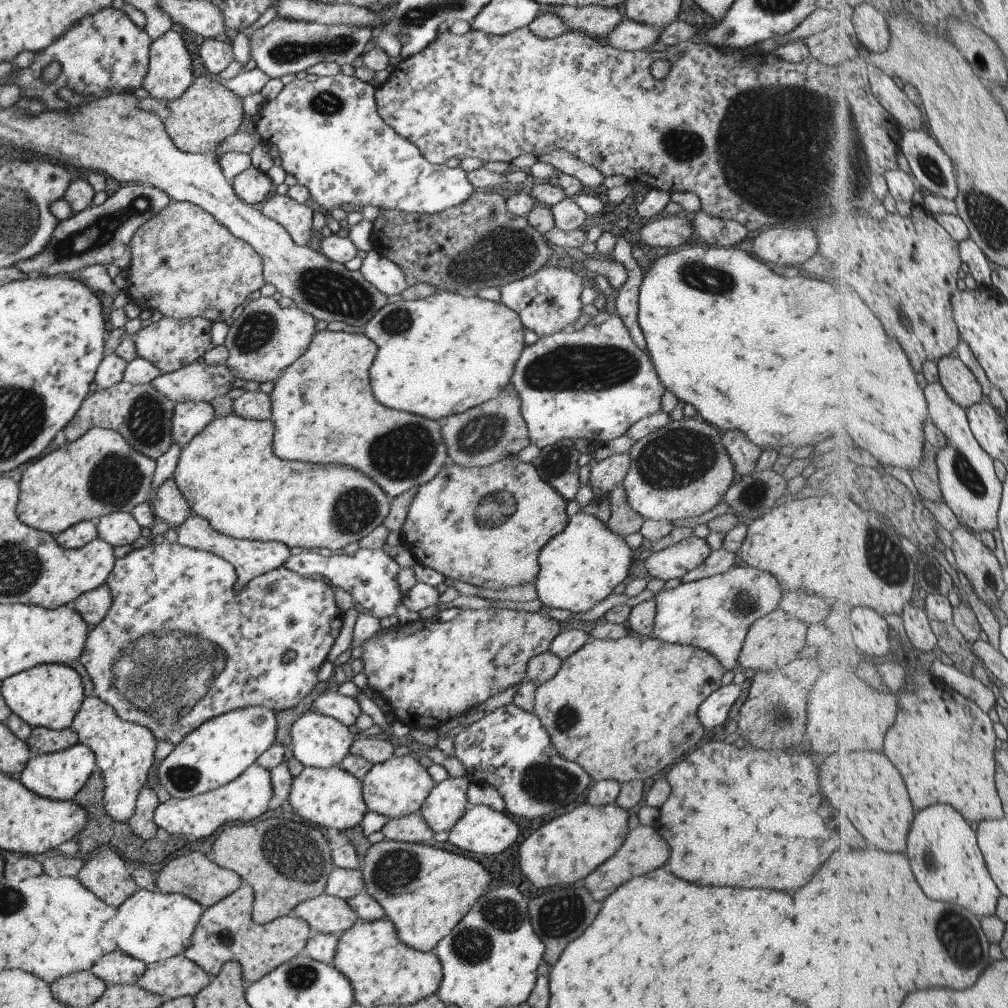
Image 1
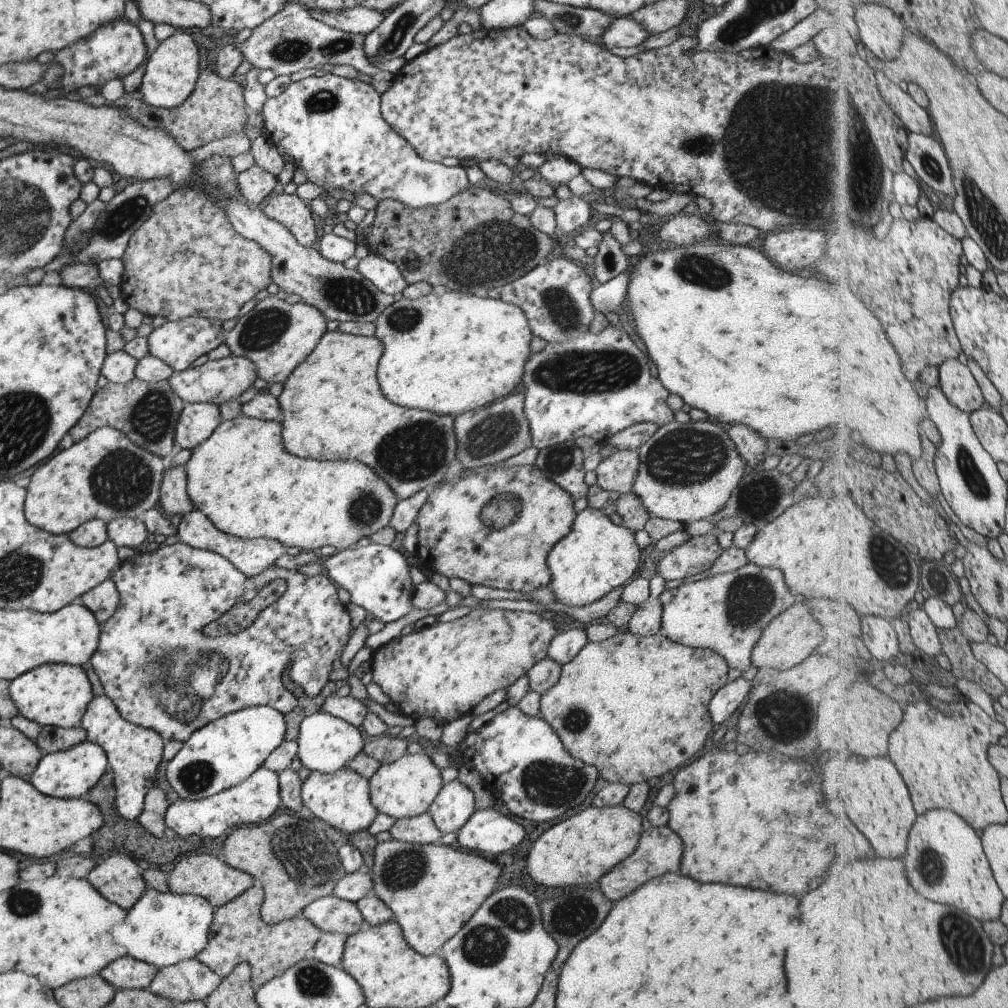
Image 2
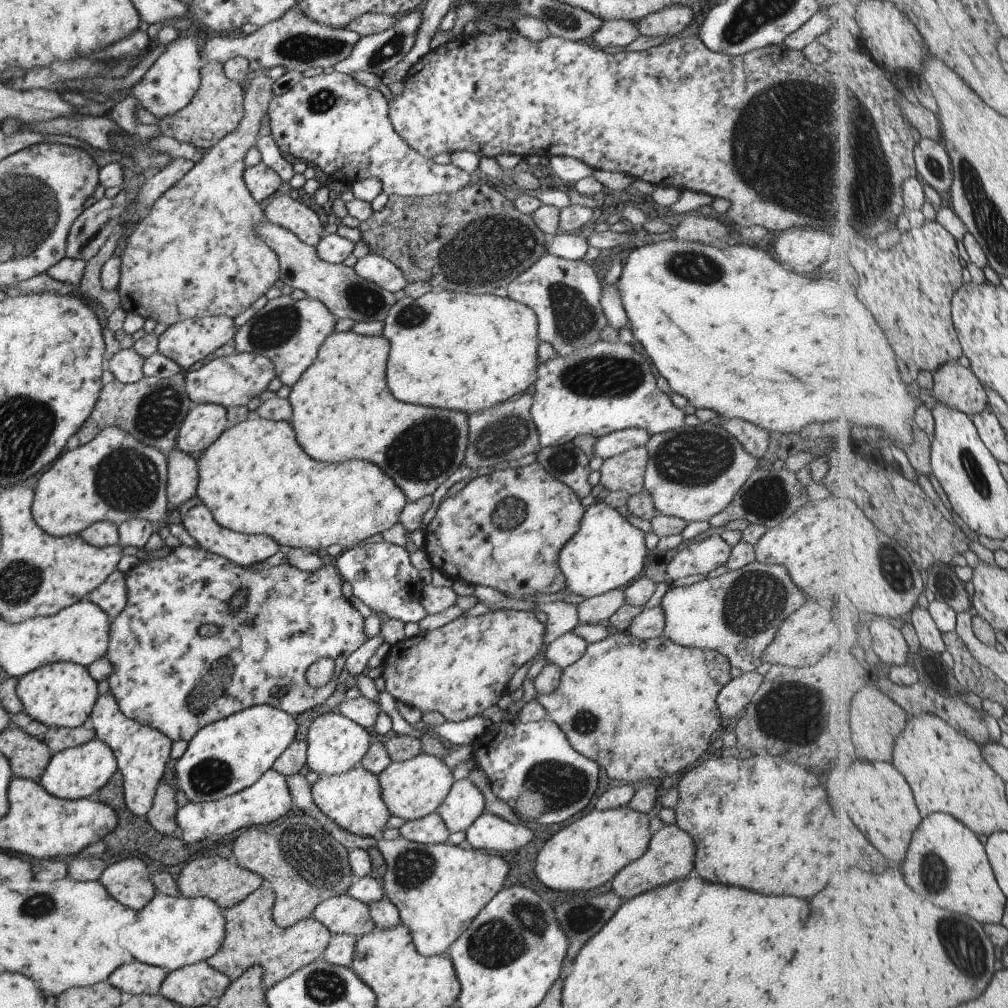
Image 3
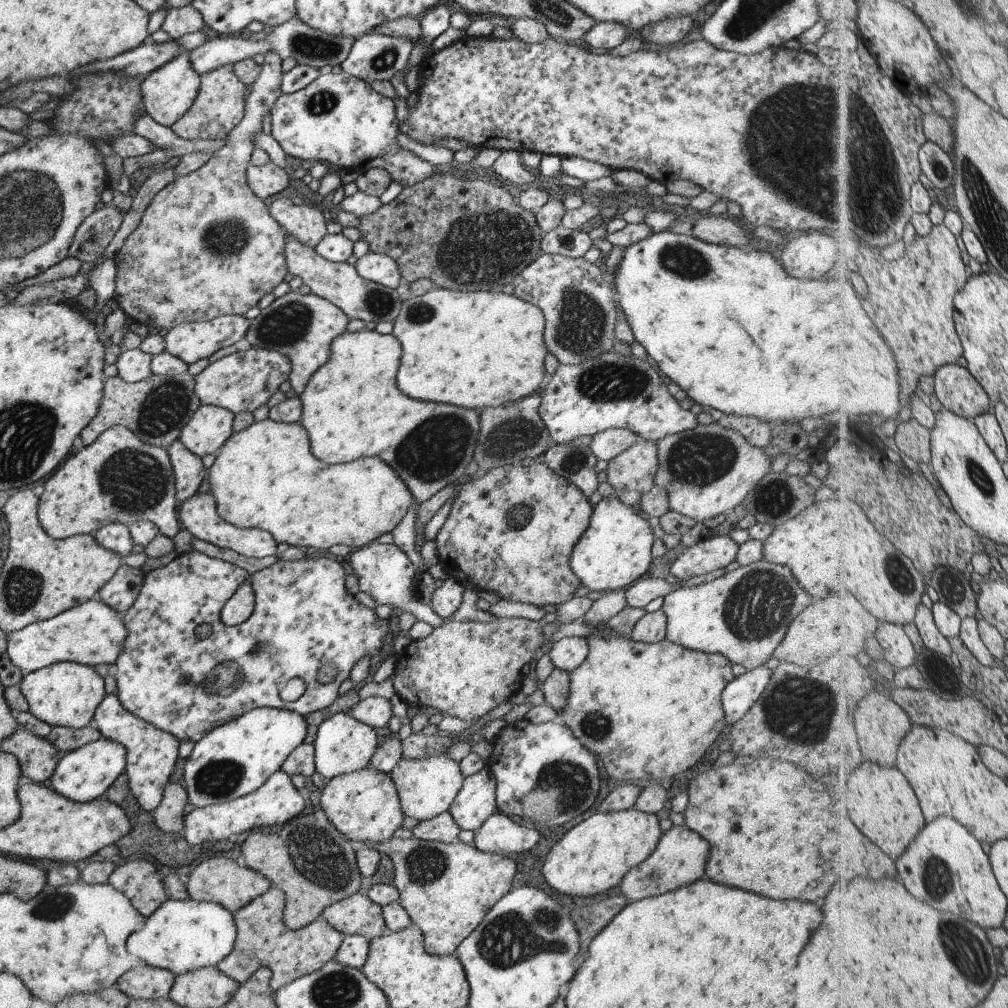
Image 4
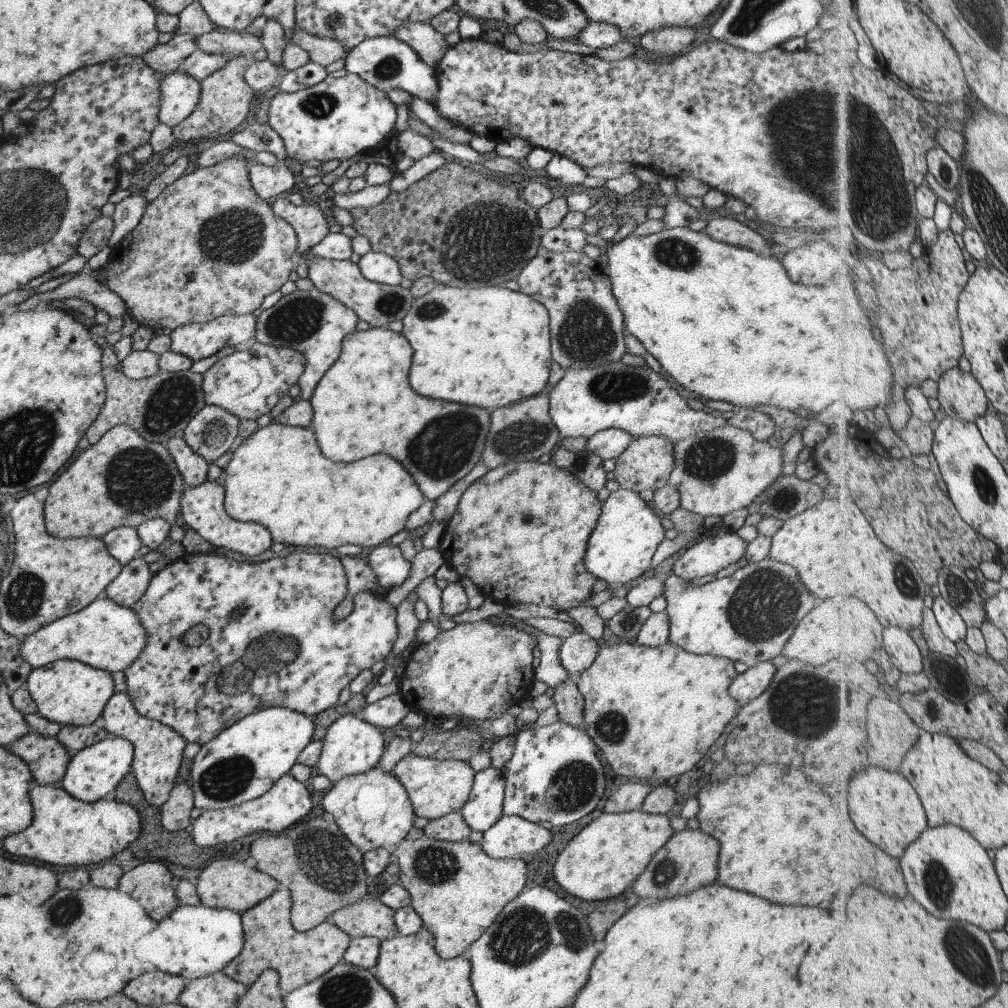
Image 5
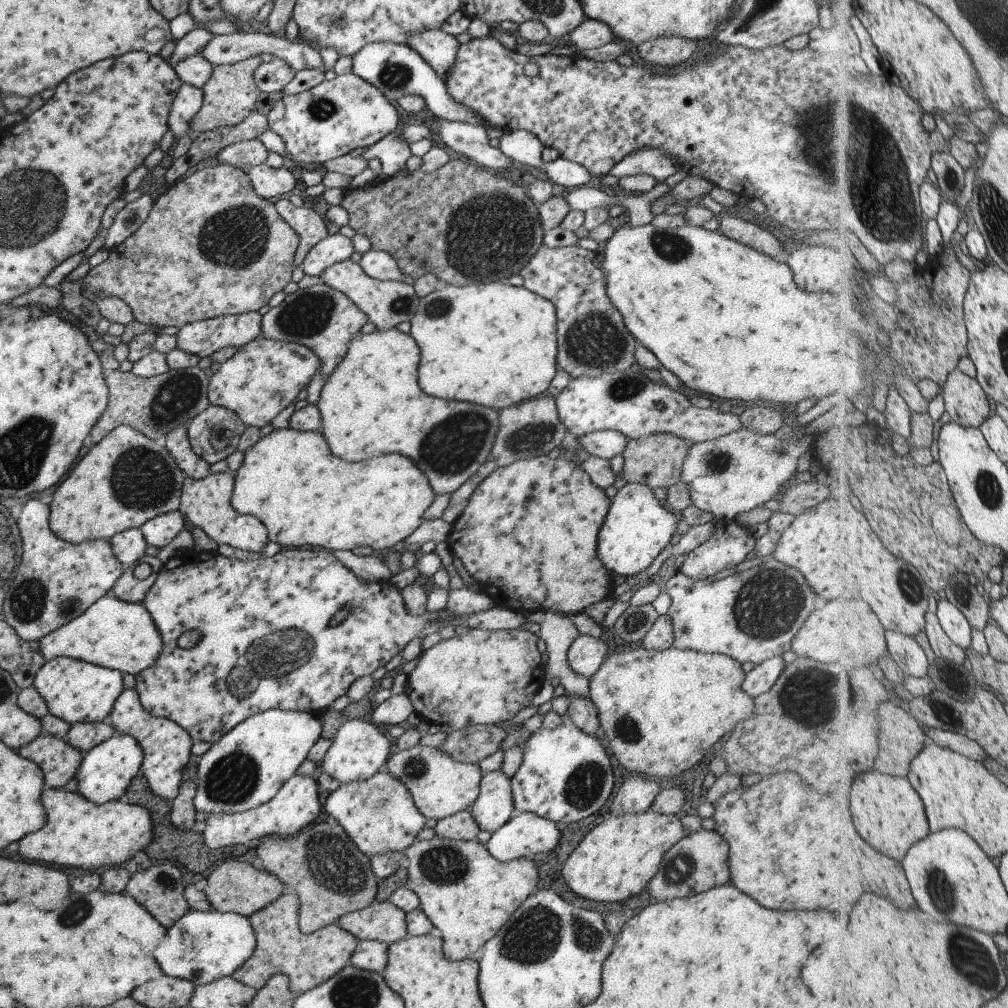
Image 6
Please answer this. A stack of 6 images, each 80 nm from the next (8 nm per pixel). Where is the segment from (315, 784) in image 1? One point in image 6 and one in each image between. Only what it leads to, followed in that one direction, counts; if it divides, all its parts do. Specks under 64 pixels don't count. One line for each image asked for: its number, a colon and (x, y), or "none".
2: (341, 799)
3: (352, 799)
4: (363, 806)
5: (372, 809)
6: (378, 814)

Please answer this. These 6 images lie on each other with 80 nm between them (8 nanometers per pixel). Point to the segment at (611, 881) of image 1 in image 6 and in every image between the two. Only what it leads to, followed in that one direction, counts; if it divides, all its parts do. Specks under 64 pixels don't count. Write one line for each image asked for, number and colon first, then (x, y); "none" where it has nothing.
2: (658, 851)
3: (669, 856)
4: (679, 857)
5: (688, 860)
6: (697, 862)

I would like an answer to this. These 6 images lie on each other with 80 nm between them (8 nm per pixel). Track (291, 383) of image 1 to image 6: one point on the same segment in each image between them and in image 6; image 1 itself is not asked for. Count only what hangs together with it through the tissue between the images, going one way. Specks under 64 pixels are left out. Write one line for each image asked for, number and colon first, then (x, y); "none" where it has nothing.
2: (332, 410)
3: (342, 410)
4: (351, 408)
5: (363, 404)
6: (370, 405)

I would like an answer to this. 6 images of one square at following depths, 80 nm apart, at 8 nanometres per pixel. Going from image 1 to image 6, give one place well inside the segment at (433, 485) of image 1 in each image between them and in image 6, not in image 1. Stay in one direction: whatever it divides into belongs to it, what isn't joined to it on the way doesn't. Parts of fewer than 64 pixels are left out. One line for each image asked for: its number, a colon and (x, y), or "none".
2: (496, 528)
3: (505, 529)
4: (511, 531)
5: (519, 533)
6: (528, 533)

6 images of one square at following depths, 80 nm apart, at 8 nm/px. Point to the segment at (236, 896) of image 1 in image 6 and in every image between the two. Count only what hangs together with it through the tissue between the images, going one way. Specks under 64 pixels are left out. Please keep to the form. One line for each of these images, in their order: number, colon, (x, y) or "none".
2: (237, 934)
3: (252, 938)
4: (262, 940)
5: (270, 942)
6: (307, 960)

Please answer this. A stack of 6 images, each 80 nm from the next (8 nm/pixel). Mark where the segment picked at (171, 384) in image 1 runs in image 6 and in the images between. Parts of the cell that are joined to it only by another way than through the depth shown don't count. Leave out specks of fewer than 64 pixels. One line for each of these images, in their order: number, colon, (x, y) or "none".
2: (219, 381)
3: (232, 380)
4: (242, 381)
5: (248, 383)
6: (263, 376)

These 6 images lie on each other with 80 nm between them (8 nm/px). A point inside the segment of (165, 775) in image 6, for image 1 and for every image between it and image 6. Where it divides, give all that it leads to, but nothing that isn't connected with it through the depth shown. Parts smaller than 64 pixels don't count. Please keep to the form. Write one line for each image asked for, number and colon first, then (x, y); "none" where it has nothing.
1: (124, 751)
2: (132, 752)
3: (141, 752)
4: (150, 756)
5: (157, 748)

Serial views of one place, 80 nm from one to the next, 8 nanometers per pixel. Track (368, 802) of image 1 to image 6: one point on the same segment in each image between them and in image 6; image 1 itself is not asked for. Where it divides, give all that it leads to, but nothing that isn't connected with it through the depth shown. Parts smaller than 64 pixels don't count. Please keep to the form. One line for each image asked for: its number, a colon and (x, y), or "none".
2: (404, 788)
3: (411, 789)
4: (426, 787)
5: (435, 787)
6: (440, 786)

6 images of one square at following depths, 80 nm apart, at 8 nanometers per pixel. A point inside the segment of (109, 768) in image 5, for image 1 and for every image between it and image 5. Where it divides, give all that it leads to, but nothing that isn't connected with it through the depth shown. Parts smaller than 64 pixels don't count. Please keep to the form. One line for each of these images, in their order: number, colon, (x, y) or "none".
1: (58, 776)
2: (69, 774)
3: (78, 772)
4: (84, 774)

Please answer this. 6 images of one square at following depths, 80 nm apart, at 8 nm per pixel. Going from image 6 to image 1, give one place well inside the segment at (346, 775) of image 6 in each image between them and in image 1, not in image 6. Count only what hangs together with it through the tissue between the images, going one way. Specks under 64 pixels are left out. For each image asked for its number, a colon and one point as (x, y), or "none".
1: (319, 741)
2: (326, 743)
3: (334, 744)
4: (342, 744)
5: (350, 746)

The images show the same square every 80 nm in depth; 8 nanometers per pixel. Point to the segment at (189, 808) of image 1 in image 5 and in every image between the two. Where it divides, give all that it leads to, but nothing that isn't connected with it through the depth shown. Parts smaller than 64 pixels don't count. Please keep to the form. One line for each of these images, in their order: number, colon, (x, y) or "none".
2: (254, 800)
3: (267, 799)
4: (276, 801)
5: (287, 802)

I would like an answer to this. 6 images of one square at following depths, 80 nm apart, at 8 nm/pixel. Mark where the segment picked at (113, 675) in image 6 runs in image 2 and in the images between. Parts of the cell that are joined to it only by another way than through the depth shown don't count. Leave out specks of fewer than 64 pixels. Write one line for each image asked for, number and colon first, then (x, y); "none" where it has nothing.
2: (55, 694)
3: (62, 694)
4: (65, 694)
5: (68, 692)

